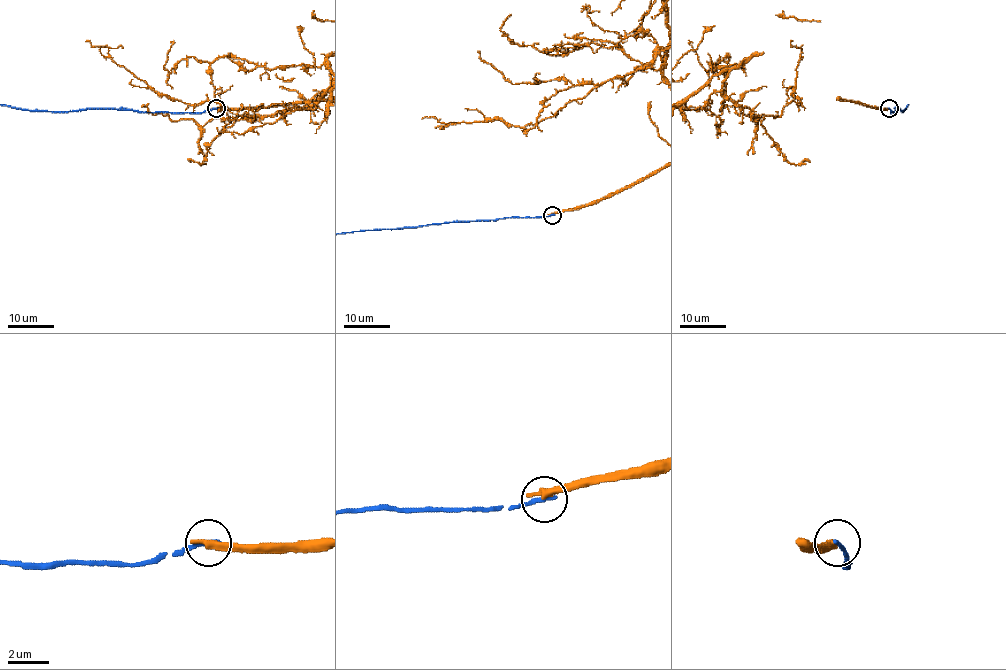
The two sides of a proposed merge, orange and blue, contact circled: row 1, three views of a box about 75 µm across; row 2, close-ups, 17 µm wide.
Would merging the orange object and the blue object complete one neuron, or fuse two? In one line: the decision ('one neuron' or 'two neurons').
two neurons

